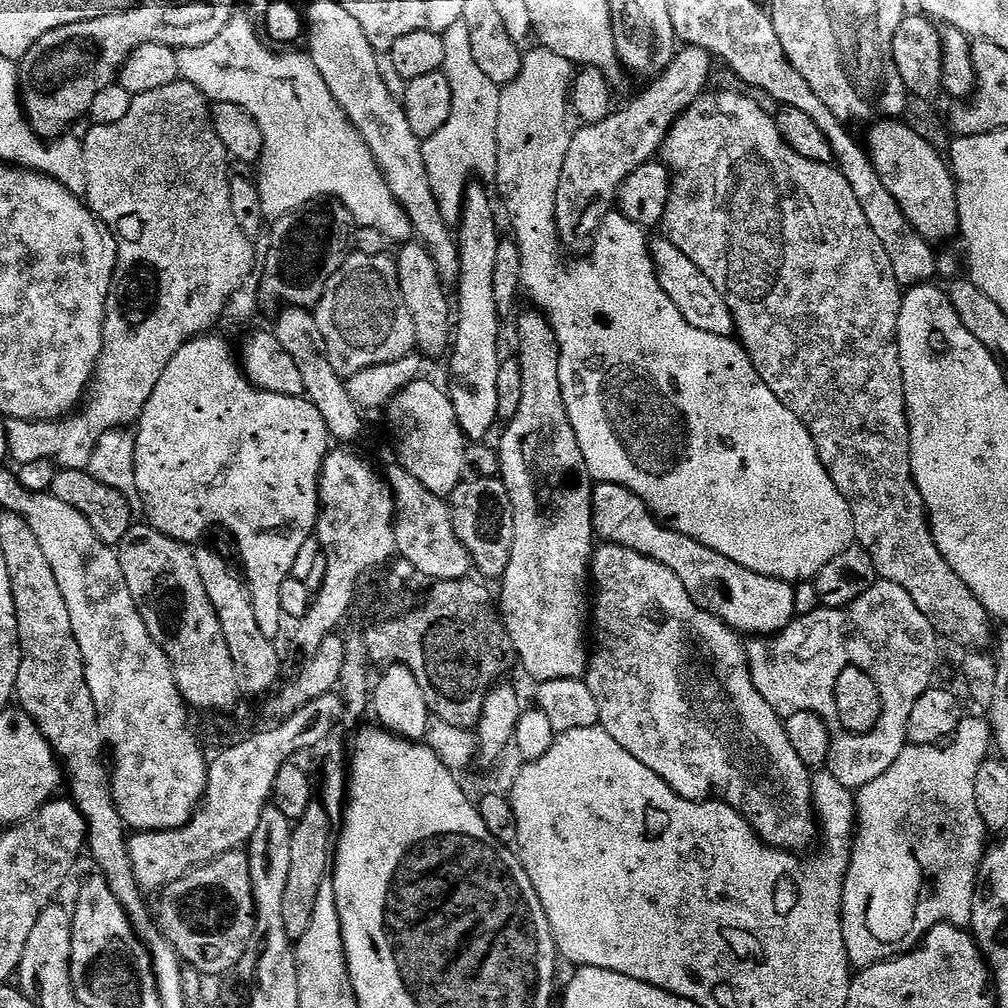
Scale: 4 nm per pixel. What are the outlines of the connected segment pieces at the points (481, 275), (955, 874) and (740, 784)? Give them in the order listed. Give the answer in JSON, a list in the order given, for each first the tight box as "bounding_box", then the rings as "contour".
[{"bounding_box":[450,182,502,442],"contour":[[[480,182],[466,187],[462,202],[462,214],[456,232],[459,246],[460,276],[456,283],[456,329],[450,366],[452,388],[450,395],[456,417],[465,437],[480,442],[484,435],[498,423],[498,374],[500,354],[500,323],[502,317],[497,310],[494,295],[494,271],[502,233],[498,230],[496,210],[487,190]]]},{"bounding_box":[842,715,993,969],"contour":[[[965,715],[960,725],[956,727],[954,746],[940,750],[936,744],[908,744],[902,750],[902,754],[894,758],[894,766],[890,766],[886,774],[874,778],[874,782],[859,789],[856,796],[856,827],[852,861],[844,879],[844,907],[842,909],[844,941],[853,969],[869,968],[875,964],[881,964],[883,960],[893,960],[896,956],[903,956],[905,952],[911,952],[924,939],[924,935],[939,924],[953,924],[955,928],[963,929],[971,925],[972,907],[976,901],[976,875],[980,873],[980,863],[984,861],[986,851],[986,843],[984,844],[986,829],[982,822],[982,814],[978,814],[978,806],[974,803],[974,777],[978,774],[978,766],[982,766],[982,762],[989,759],[993,748],[992,728],[988,725],[987,719],[983,715]]]},{"bounding_box":[586,543,818,854],"contour":[[[601,543],[592,557],[590,580],[594,585],[594,647],[590,652],[586,682],[590,686],[590,694],[594,694],[594,702],[598,702],[599,727],[604,728],[606,734],[610,734],[610,738],[614,738],[618,746],[622,746],[622,750],[634,754],[634,758],[638,758],[642,766],[650,766],[650,770],[654,770],[654,774],[658,774],[658,778],[665,780],[682,798],[699,801],[721,800],[722,803],[738,810],[738,814],[742,814],[742,818],[750,822],[750,826],[760,835],[760,839],[771,848],[797,854],[807,853],[804,851],[818,840],[818,817],[812,802],[813,773],[804,765],[802,758],[798,758],[794,746],[790,746],[790,738],[786,738],[782,717],[768,705],[762,694],[758,694],[754,678],[750,674],[745,641],[724,621],[710,615],[694,603],[686,586],[682,586],[682,582],[674,574],[674,570],[626,546]]]}]

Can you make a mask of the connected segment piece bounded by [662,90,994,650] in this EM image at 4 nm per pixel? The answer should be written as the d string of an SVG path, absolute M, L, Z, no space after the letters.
M705 91L704 95L698 97L676 119L674 126L668 131L668 137L664 139L662 160L668 165L673 178L672 193L664 211L663 231L668 231L665 232L667 239L672 240L674 246L678 246L678 250L682 250L682 254L686 254L686 258L690 258L690 262L694 262L694 266L698 266L698 270L702 270L706 278L710 278L714 286L724 293L724 300L736 320L735 331L739 343L744 345L762 382L766 382L772 393L810 430L821 462L826 466L834 486L838 486L850 506L856 527L856 540L870 554L870 558L874 558L877 577L902 586L902 590L906 590L906 594L914 598L914 606L918 606L918 610L926 614L926 618L943 639L945 636L968 648L967 650L987 649L994 640L993 617L988 615L982 602L974 598L970 586L966 586L966 582L962 582L962 578L954 574L950 562L942 558L942 550L938 550L932 537L928 509L924 507L916 479L912 477L912 428L908 424L910 401L904 392L904 370L900 361L900 347L896 341L902 285L894 274L894 266L890 266L890 254L886 254L886 246L878 242L878 234L874 234L874 230L870 228L865 211L858 204L854 190L850 190L850 182L846 182L839 168L831 163L811 161L796 153L784 140L777 117L773 114L771 116L758 101L751 100L740 92L712 91Z

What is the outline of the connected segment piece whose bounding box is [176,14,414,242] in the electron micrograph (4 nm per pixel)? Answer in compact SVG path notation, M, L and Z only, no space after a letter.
M233 15L226 30L222 30L222 34L214 38L214 42L197 48L181 48L176 57L181 80L198 86L209 101L230 102L234 106L242 106L242 110L253 116L263 130L264 152L258 161L261 214L268 222L275 222L321 198L335 198L348 207L352 212L353 221L359 227L380 230L388 242L411 241L414 231L406 210L394 198L386 178L380 173L380 167L370 146L366 144L360 131L348 120L342 106L338 106L334 94L330 92L330 86L326 86L326 78L318 74L318 66L314 66L312 57L303 51L300 53L292 52L296 50L273 50L262 39L257 25L245 16Z

